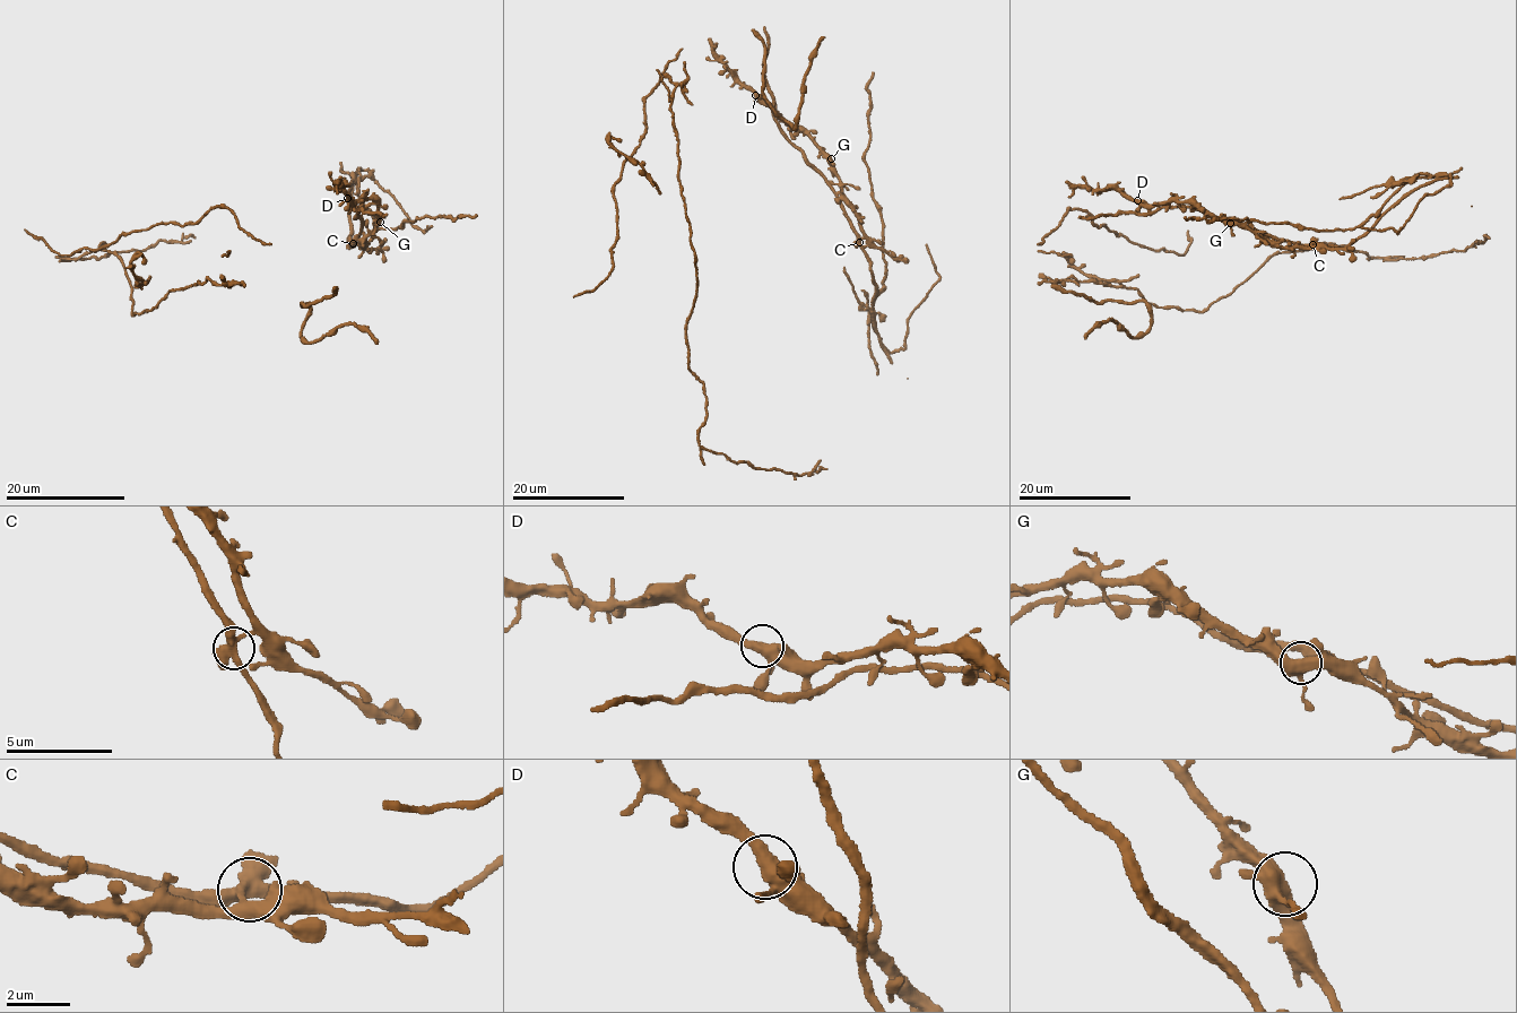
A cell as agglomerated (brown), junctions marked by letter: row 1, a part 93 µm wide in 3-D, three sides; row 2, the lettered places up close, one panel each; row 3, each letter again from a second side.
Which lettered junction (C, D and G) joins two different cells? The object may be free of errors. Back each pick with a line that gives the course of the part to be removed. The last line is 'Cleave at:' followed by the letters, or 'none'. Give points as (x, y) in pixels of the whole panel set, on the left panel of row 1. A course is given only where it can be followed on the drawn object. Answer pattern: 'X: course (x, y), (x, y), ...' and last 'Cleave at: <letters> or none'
Cleave at: C

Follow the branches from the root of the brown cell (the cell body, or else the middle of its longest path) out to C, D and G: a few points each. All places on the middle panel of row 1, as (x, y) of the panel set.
C: (716, 44), (713, 53), (738, 80), (772, 106), (779, 115), (776, 122), (781, 133), (832, 188), (859, 241)
D: (716, 44), (713, 53), (755, 95)
G: (716, 44), (713, 53), (738, 80), (774, 106), (790, 124), (809, 136), (831, 158)

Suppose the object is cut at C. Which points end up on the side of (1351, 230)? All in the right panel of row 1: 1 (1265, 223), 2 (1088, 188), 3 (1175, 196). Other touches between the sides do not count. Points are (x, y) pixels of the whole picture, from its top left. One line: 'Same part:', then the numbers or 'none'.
Same part: 1

